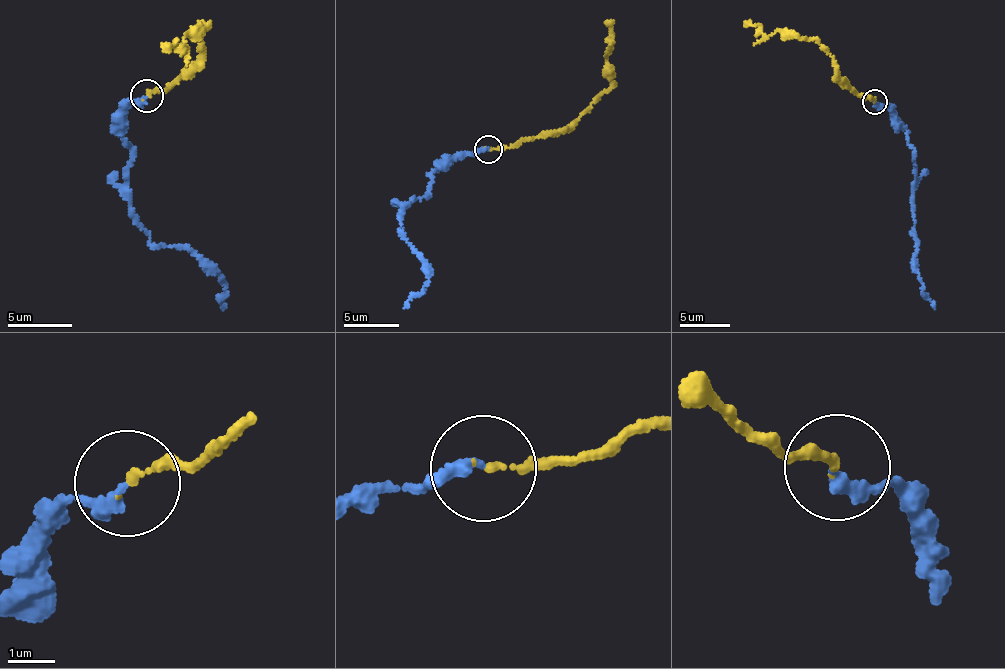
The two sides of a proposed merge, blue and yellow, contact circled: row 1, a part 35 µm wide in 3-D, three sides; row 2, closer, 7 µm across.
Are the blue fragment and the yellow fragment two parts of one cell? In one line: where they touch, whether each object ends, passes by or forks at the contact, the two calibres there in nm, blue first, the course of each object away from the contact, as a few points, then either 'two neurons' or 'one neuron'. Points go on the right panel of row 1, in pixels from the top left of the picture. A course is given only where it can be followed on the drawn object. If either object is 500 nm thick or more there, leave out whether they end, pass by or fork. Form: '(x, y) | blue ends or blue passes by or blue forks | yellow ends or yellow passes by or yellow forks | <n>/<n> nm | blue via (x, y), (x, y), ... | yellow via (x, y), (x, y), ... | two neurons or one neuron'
(875, 101) | blue ends | yellow ends | 240/150 nm | blue via (875, 102), (889, 108), (891, 120), (905, 128), (914, 151), (919, 275), (922, 295), (934, 309) | yellow via (875, 102), (837, 74), (834, 56), (812, 41), (775, 31), (768, 36), (760, 33), (758, 26), (746, 25) | one neuron

